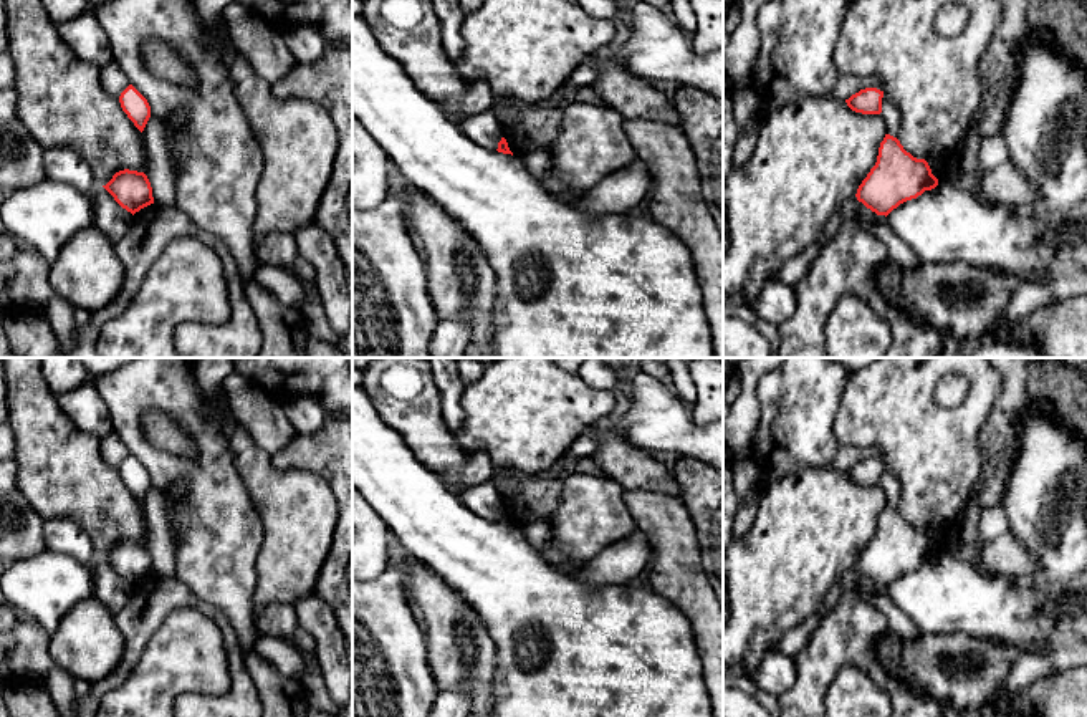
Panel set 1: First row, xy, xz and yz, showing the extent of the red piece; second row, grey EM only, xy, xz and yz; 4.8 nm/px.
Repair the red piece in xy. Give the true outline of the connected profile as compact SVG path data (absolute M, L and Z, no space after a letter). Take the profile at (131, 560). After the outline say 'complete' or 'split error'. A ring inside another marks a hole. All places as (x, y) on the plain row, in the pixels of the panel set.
M129 540L119 541L103 558L132 586L154 575L152 558L144 543Z | complete

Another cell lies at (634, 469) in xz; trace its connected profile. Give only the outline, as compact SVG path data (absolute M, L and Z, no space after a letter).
M599 422L586 431L597 442L591 455L602 474L624 487L624 490L658 490L682 497L670 467L654 454L629 445L609 422Z

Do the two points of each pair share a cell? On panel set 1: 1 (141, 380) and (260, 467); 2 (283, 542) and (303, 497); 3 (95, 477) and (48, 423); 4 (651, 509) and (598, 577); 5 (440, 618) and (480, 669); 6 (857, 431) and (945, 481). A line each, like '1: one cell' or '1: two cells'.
1: two cells
2: one cell
3: one cell
4: two cells
5: one cell
6: one cell

